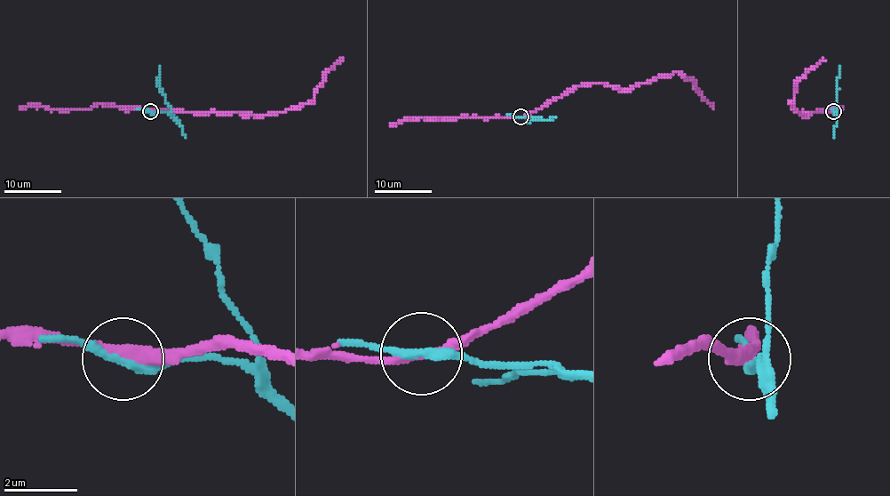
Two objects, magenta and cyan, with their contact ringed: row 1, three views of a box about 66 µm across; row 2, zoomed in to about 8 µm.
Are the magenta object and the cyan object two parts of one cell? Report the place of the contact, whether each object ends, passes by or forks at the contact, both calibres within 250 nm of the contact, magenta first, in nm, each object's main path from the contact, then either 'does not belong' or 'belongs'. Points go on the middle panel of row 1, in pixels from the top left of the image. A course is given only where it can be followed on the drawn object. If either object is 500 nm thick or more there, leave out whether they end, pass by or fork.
place (520, 116); magenta passes by; cyan passes by; calibres 280 and 240 nm; course magenta (520, 116), (535, 112), (578, 86), (607, 84), (631, 89), (677, 72), (692, 81), (694, 88), (713, 108); course cyan (520, 116), (541, 119), (530, 122); does not belong

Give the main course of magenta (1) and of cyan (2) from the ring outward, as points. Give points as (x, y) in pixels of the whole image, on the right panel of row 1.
1: (833, 111), (800, 113), (806, 116), (802, 116), (789, 104), (798, 81), (824, 60)
2: (833, 111), (836, 109), (838, 67)

